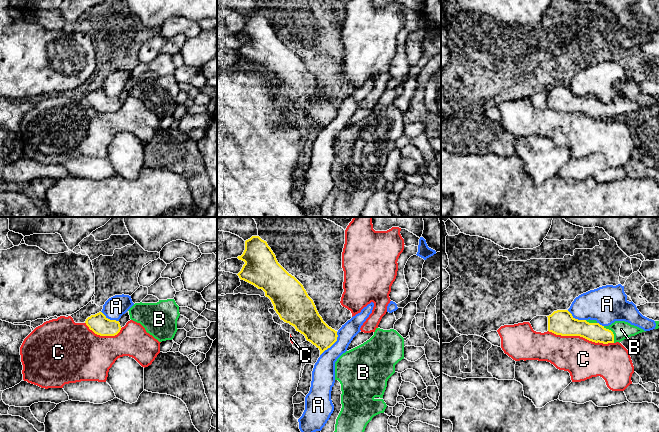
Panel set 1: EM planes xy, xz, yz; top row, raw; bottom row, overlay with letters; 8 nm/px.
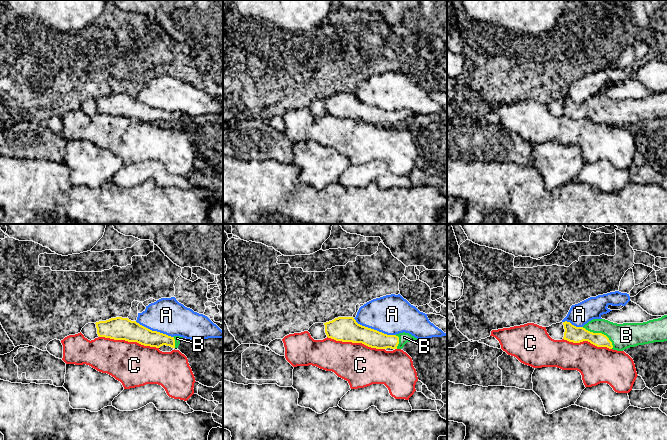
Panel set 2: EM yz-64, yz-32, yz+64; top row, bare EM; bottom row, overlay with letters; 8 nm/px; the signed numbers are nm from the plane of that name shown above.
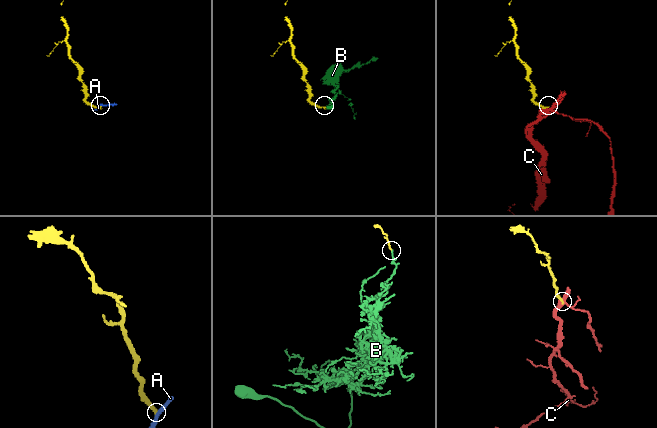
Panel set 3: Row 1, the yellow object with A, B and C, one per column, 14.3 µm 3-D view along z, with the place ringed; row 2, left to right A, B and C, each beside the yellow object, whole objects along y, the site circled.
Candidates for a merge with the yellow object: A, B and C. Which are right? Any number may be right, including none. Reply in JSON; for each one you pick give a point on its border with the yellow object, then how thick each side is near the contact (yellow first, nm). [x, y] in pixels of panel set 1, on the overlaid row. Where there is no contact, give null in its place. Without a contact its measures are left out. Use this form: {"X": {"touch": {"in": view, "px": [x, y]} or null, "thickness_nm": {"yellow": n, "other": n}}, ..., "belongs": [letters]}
{"B": {"touch": {"in": "yz", "px": [612, 333]}, "thickness_nm": {"yellow": 150, "other": 140}}, "belongs": ["B"]}

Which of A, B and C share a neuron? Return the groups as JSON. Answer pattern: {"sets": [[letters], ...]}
{"sets": [["A"], ["B"], ["C"]]}

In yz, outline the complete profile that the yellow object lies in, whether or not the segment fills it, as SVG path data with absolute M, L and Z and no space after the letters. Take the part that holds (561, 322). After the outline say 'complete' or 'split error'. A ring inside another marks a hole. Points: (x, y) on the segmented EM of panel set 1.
M568 310L554 311L548 317L548 331L561 336L580 336L595 343L616 343L646 332L625 321L602 326L596 320L575 319Z; split error

